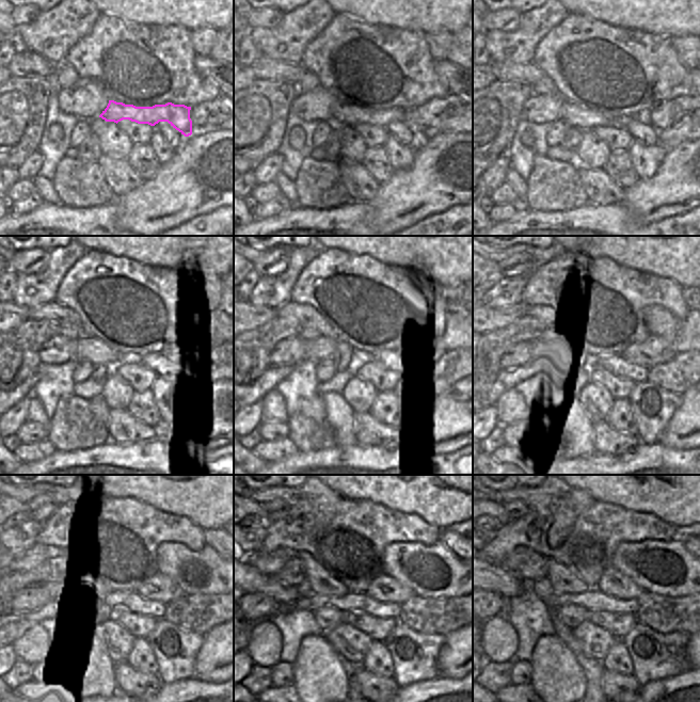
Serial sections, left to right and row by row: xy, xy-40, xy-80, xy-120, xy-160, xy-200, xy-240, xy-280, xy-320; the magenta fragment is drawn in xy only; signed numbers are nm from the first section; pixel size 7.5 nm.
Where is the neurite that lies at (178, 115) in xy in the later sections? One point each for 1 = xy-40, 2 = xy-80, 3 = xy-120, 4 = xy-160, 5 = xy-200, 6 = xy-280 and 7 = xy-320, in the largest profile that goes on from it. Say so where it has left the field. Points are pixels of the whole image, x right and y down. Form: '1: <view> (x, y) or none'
1: xy-40 (343, 114)
2: xy-80 (573, 114)
3: xy-120 (91, 349)
4: xy-160 (322, 348)
5: xy-200 (555, 351)
6: xy-280 (255, 581)
7: xy-320 (494, 577)

